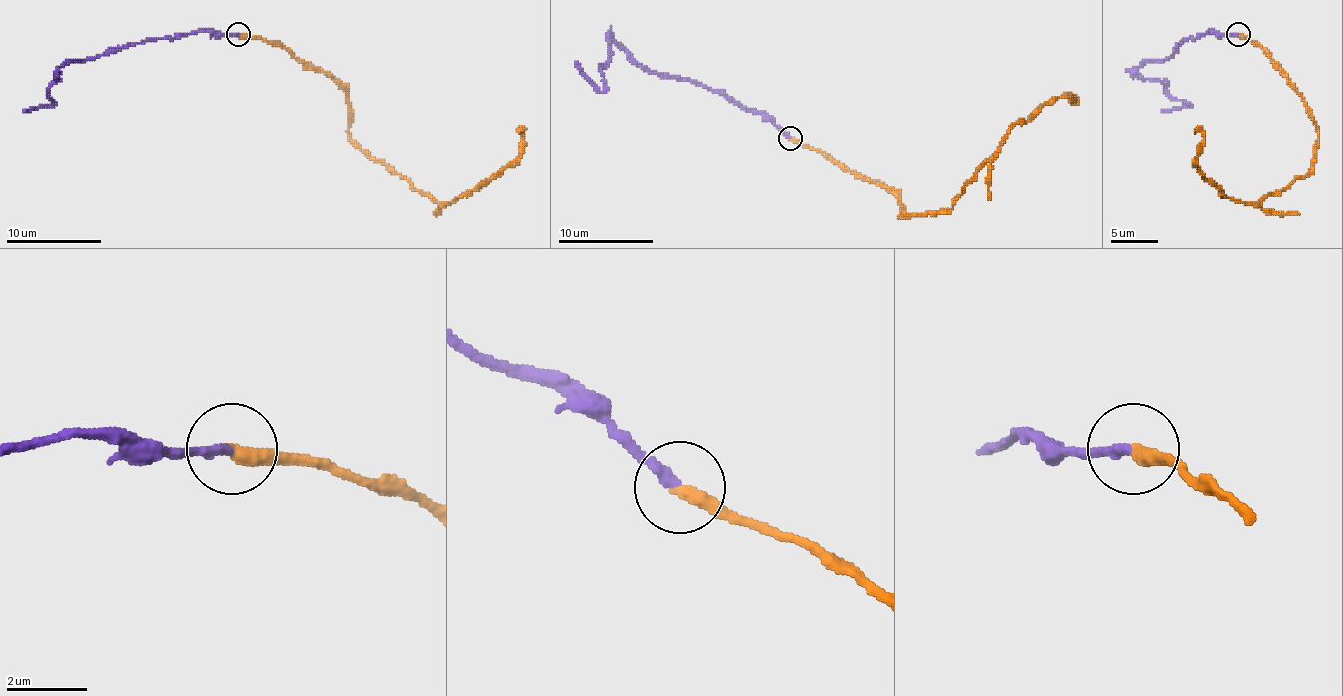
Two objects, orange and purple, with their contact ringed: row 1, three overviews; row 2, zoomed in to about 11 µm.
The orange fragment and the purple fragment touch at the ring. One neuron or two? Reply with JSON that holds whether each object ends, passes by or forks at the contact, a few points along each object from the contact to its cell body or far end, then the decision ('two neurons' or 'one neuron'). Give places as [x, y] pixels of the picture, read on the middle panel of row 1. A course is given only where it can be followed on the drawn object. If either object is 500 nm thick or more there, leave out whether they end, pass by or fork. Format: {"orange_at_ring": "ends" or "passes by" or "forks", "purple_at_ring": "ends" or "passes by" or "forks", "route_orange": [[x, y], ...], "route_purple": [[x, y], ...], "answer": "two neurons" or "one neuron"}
{"orange_at_ring": "ends", "purple_at_ring": "ends", "route_orange": [[791, 137], [876, 180], [898, 199], [902, 218], [945, 213], [1004, 135], [1061, 97], [1073, 104], [1071, 95]], "route_purple": [[791, 137], [722, 95], [642, 69], [611, 38], [611, 57], [601, 66], [601, 92], [575, 61]], "answer": "one neuron"}

